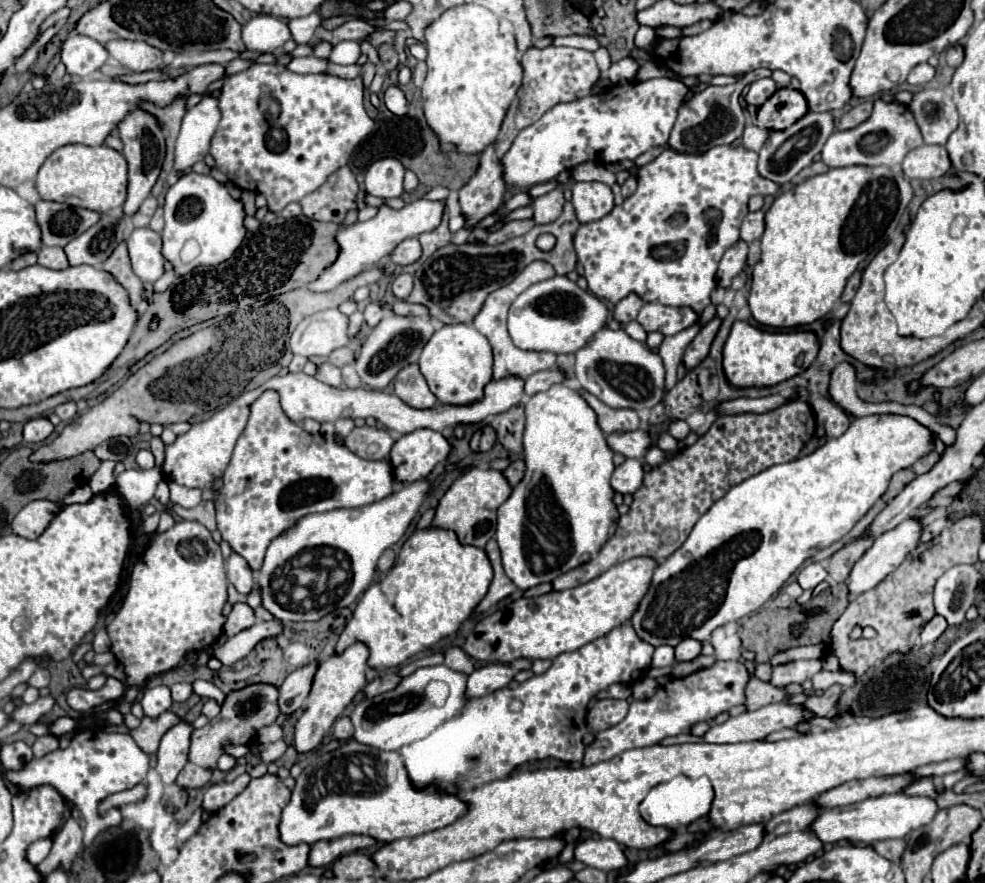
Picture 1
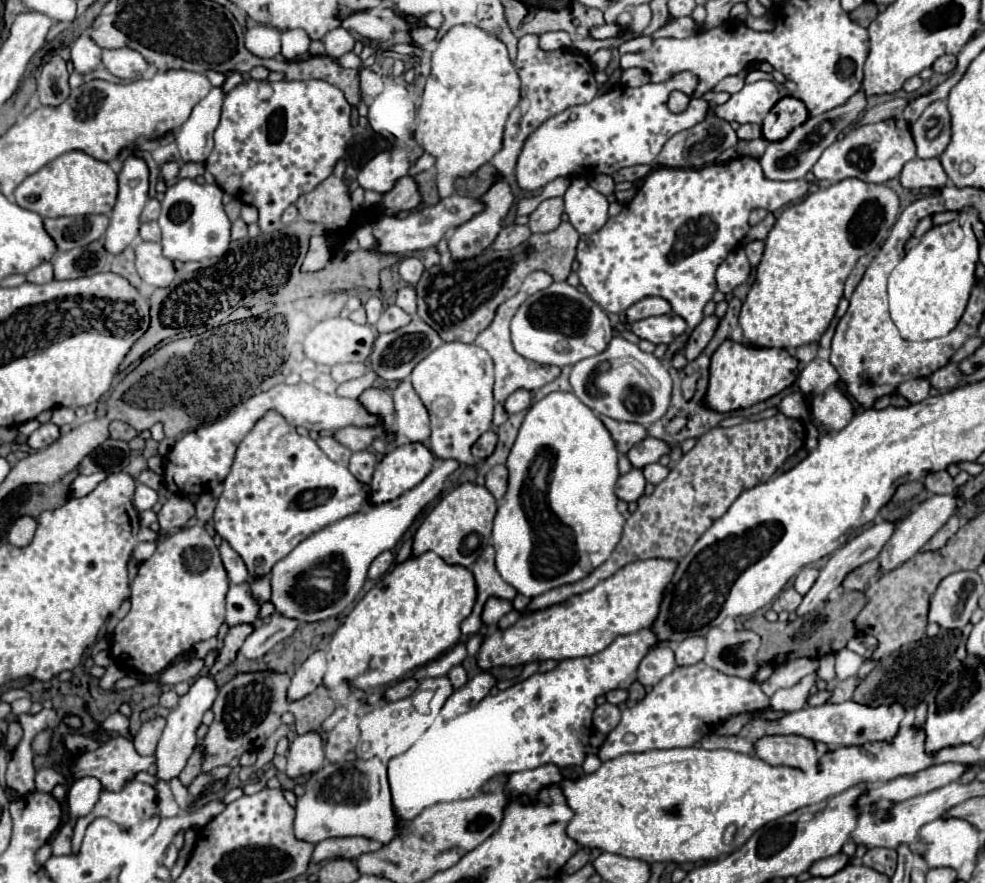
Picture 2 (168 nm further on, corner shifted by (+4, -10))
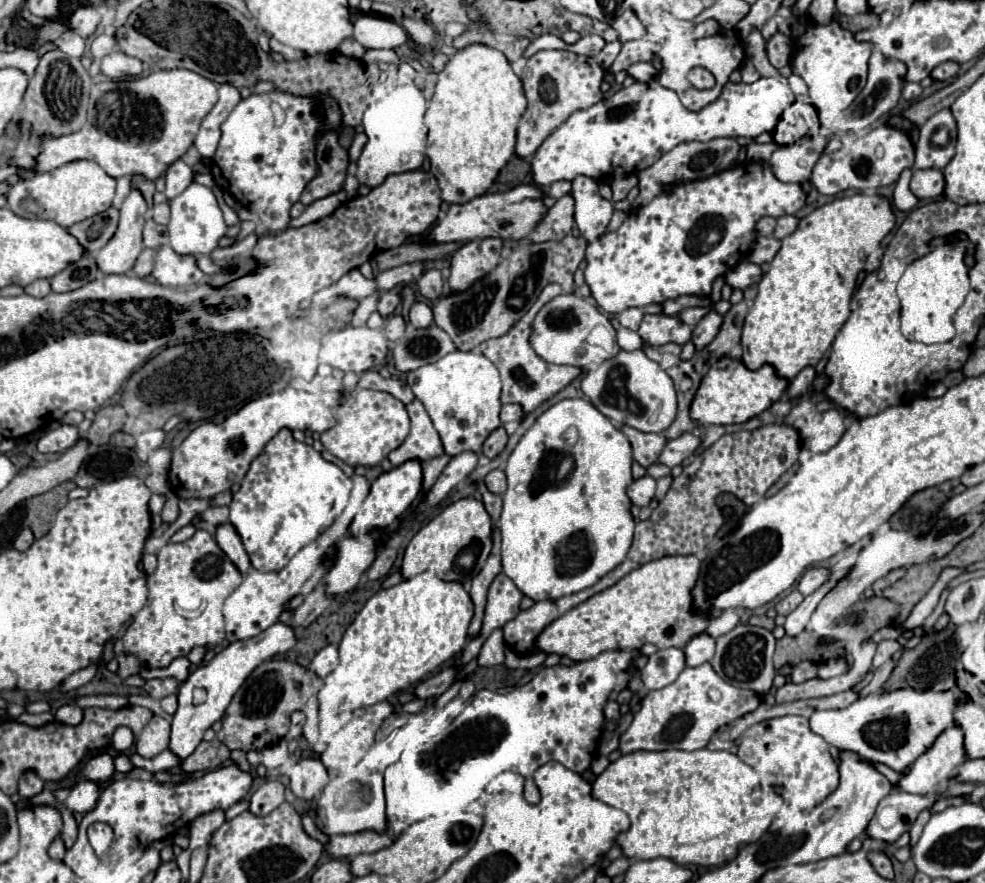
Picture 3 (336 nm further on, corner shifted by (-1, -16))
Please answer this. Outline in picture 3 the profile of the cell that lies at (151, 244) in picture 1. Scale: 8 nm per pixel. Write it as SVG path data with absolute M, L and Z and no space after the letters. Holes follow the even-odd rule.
M171 246L157 250L151 276L159 284L171 288L191 288L205 282L205 274L197 268L197 256L179 256Z

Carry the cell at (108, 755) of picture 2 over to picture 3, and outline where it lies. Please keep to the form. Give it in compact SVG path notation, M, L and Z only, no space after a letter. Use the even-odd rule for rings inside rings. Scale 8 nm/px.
M133 754L133 756L131 756L131 762L133 762L133 766L147 768L149 772L169 770L169 768L175 768L175 766L179 766L179 764L181 764L179 756L175 756L175 754L159 754L159 756L151 758L151 760L147 760L147 758L141 758L139 754Z

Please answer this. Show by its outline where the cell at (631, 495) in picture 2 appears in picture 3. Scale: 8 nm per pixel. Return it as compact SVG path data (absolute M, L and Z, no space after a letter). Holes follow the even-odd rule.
M643 476L639 480L633 480L633 484L629 486L627 494L629 494L633 504L647 506L655 496L655 488L657 488L657 482L651 476Z

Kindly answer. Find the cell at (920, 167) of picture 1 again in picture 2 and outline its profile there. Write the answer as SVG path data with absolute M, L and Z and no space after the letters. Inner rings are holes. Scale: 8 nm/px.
M914 158L906 162L900 174L900 184L908 190L920 190L920 188L944 188L948 182L948 176L940 164L938 158Z

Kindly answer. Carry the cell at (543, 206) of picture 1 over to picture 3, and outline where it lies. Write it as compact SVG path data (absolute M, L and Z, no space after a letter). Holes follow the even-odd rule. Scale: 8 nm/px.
M567 194L555 202L555 206L549 210L545 220L533 230L531 240L533 242L549 242L549 240L561 240L567 236L573 228L573 198Z

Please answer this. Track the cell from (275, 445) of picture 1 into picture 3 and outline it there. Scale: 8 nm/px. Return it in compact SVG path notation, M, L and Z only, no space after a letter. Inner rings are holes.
M281 430L265 450L253 460L247 476L241 482L237 494L233 494L229 522L237 528L243 546L251 558L251 566L259 572L271 572L283 568L303 546L311 544L319 534L323 534L335 518L347 506L347 496L353 488L353 480L343 474L337 464L331 464L321 458L321 454L303 442L293 440L289 430Z

